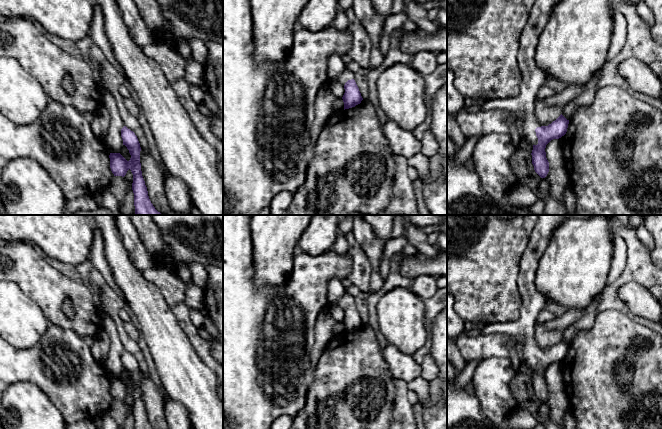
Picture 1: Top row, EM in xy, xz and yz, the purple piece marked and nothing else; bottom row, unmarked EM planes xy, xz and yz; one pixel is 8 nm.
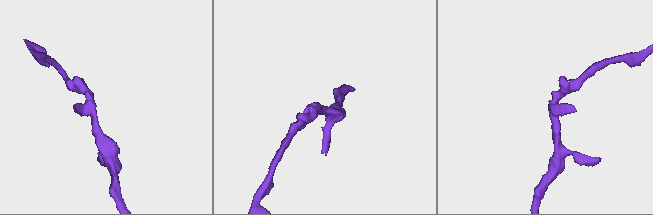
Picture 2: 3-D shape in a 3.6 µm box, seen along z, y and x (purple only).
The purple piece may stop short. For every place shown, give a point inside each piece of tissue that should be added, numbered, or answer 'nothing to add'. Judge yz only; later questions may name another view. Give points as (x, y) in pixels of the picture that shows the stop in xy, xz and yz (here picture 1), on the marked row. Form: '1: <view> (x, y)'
1: yz (523, 105)

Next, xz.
1: xz (347, 74)

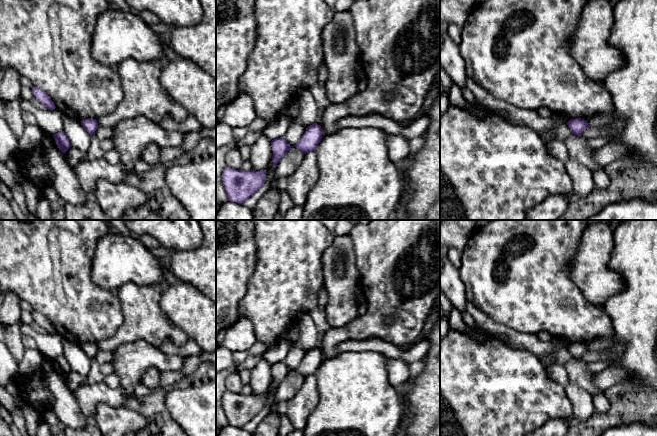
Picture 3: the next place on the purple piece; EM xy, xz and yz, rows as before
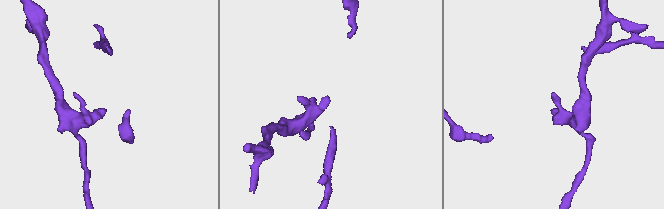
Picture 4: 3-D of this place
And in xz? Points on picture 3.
nothing to add

